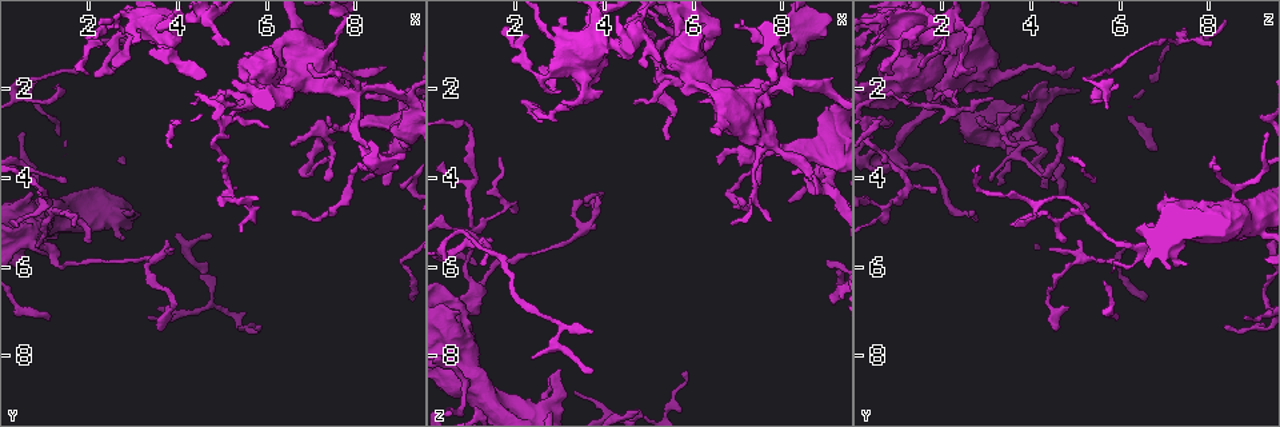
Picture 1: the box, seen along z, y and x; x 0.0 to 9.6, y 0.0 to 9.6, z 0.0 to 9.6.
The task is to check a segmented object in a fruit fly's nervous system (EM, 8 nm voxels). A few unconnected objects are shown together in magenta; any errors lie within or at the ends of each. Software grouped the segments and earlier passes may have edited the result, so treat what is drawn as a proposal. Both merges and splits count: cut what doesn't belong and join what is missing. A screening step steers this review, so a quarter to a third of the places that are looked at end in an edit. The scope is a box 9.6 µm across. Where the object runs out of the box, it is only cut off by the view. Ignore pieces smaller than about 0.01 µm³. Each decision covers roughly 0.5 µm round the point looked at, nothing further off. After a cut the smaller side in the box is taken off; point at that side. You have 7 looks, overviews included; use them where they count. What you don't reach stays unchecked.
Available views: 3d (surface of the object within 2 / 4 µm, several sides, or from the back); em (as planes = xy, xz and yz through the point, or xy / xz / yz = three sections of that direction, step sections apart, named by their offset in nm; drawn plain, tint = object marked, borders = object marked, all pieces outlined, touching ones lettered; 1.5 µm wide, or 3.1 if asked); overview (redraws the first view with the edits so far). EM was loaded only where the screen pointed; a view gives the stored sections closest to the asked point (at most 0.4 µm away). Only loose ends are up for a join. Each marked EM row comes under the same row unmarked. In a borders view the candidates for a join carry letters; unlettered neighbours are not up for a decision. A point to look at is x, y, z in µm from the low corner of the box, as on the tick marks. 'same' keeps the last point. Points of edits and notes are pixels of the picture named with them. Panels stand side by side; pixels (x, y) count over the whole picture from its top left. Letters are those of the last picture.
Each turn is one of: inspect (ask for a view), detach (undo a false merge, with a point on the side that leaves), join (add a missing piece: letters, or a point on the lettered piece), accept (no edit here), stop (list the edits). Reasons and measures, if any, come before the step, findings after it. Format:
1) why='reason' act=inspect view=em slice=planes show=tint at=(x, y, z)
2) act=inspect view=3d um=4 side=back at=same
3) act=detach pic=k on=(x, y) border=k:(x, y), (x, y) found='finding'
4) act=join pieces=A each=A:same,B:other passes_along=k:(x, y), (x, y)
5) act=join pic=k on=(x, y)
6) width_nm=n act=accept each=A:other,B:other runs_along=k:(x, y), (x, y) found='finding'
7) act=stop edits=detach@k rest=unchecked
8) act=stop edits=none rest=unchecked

why='tapers out' act=inspect view=3d um=2 at=(7.25, 4.00, 3.05)

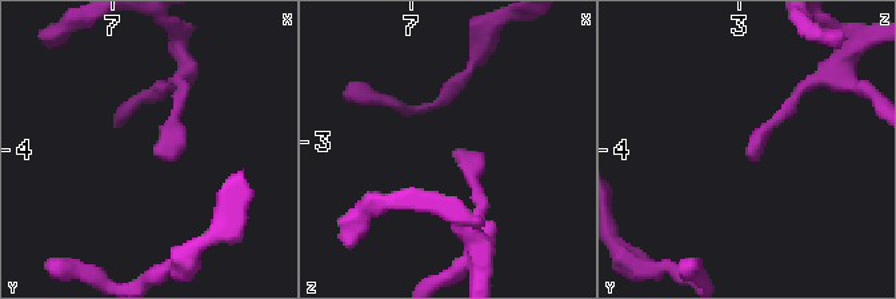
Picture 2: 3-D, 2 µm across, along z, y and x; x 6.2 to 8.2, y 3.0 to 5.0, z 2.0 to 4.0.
act=inspect view=em slice=yz step=4 show=borders at=(7.32, 4.00, 3.06)

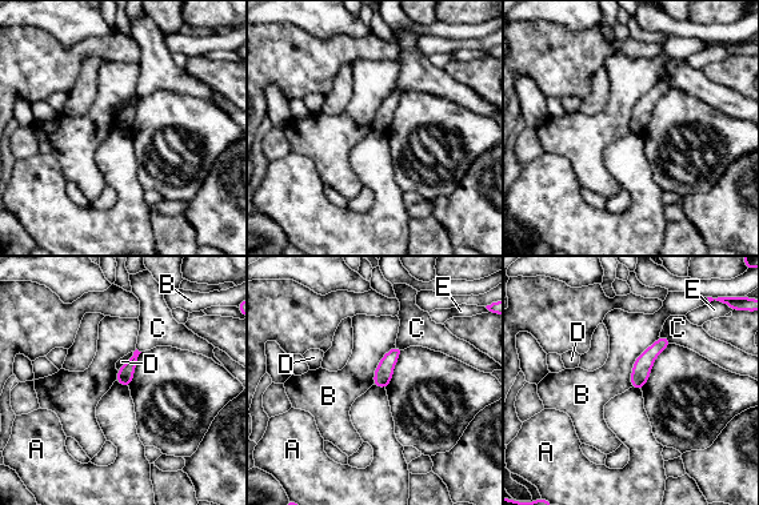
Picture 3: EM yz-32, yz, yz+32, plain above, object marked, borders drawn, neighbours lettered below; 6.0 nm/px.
act=accept each=A:other,B:other,C:other,D:other,E:other runs_along=3:(666, 340), (646, 359), (634, 384) found='none of them fits'

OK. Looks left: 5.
why='narrows sharply' act=inspect view=em slice=planes show=borders at=(5.35, 2.10, 2.05)

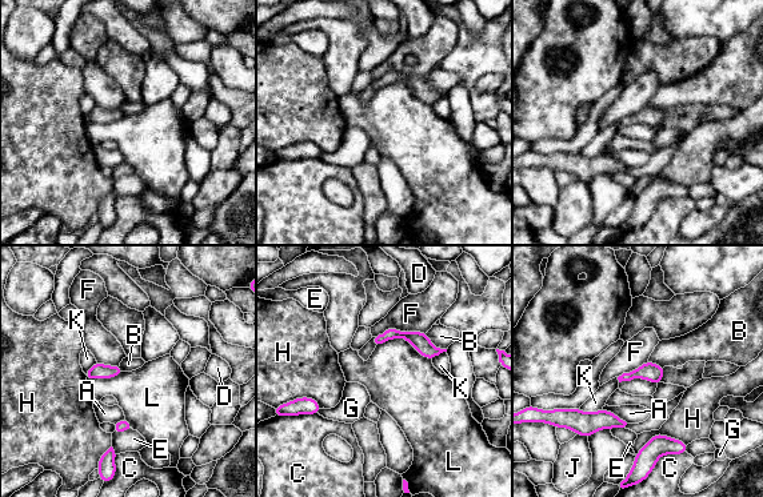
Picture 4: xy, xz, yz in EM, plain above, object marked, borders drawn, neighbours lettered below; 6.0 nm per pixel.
width_nm=80 act=accept each=A:other,B:other,C:other,D:other,E:other,F:other,G:other,H:other,J:other,K:other,L:other found='one neuron here'

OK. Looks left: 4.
why='branch stops here' act=inspect view=3d um=2 at=(5.70, 7.45, 8.45)

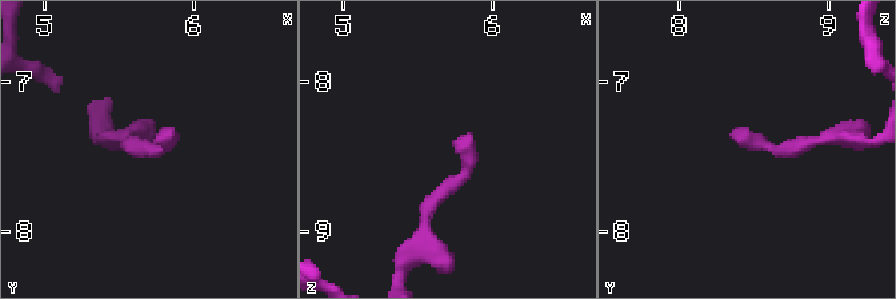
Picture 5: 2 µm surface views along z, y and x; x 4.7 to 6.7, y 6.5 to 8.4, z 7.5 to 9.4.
act=inspect view=em slice=planes show=borders at=(5.72, 7.40, 8.44)

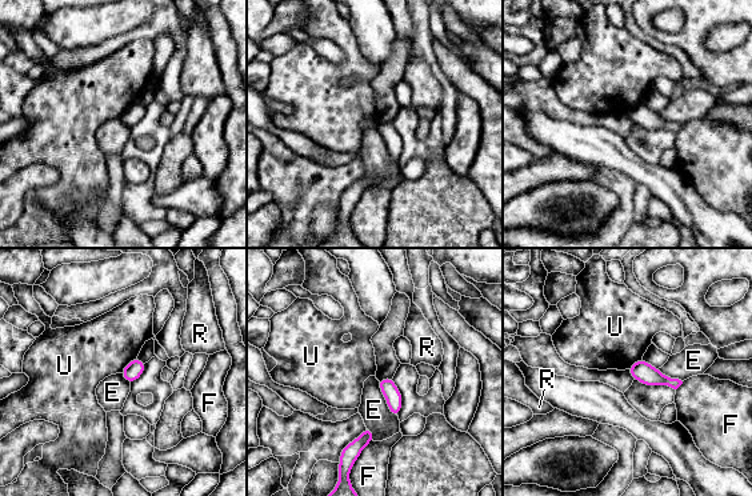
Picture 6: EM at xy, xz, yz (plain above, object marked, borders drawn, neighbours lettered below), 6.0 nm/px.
longest_contact=F:260nm act=accept each=E:other,F:other,R:other,U:other border=6:(376, 380), (388, 411), (398, 418) found='no lettered piece goes on from it'

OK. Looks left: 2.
act=stop edits=none rest=unchecked

